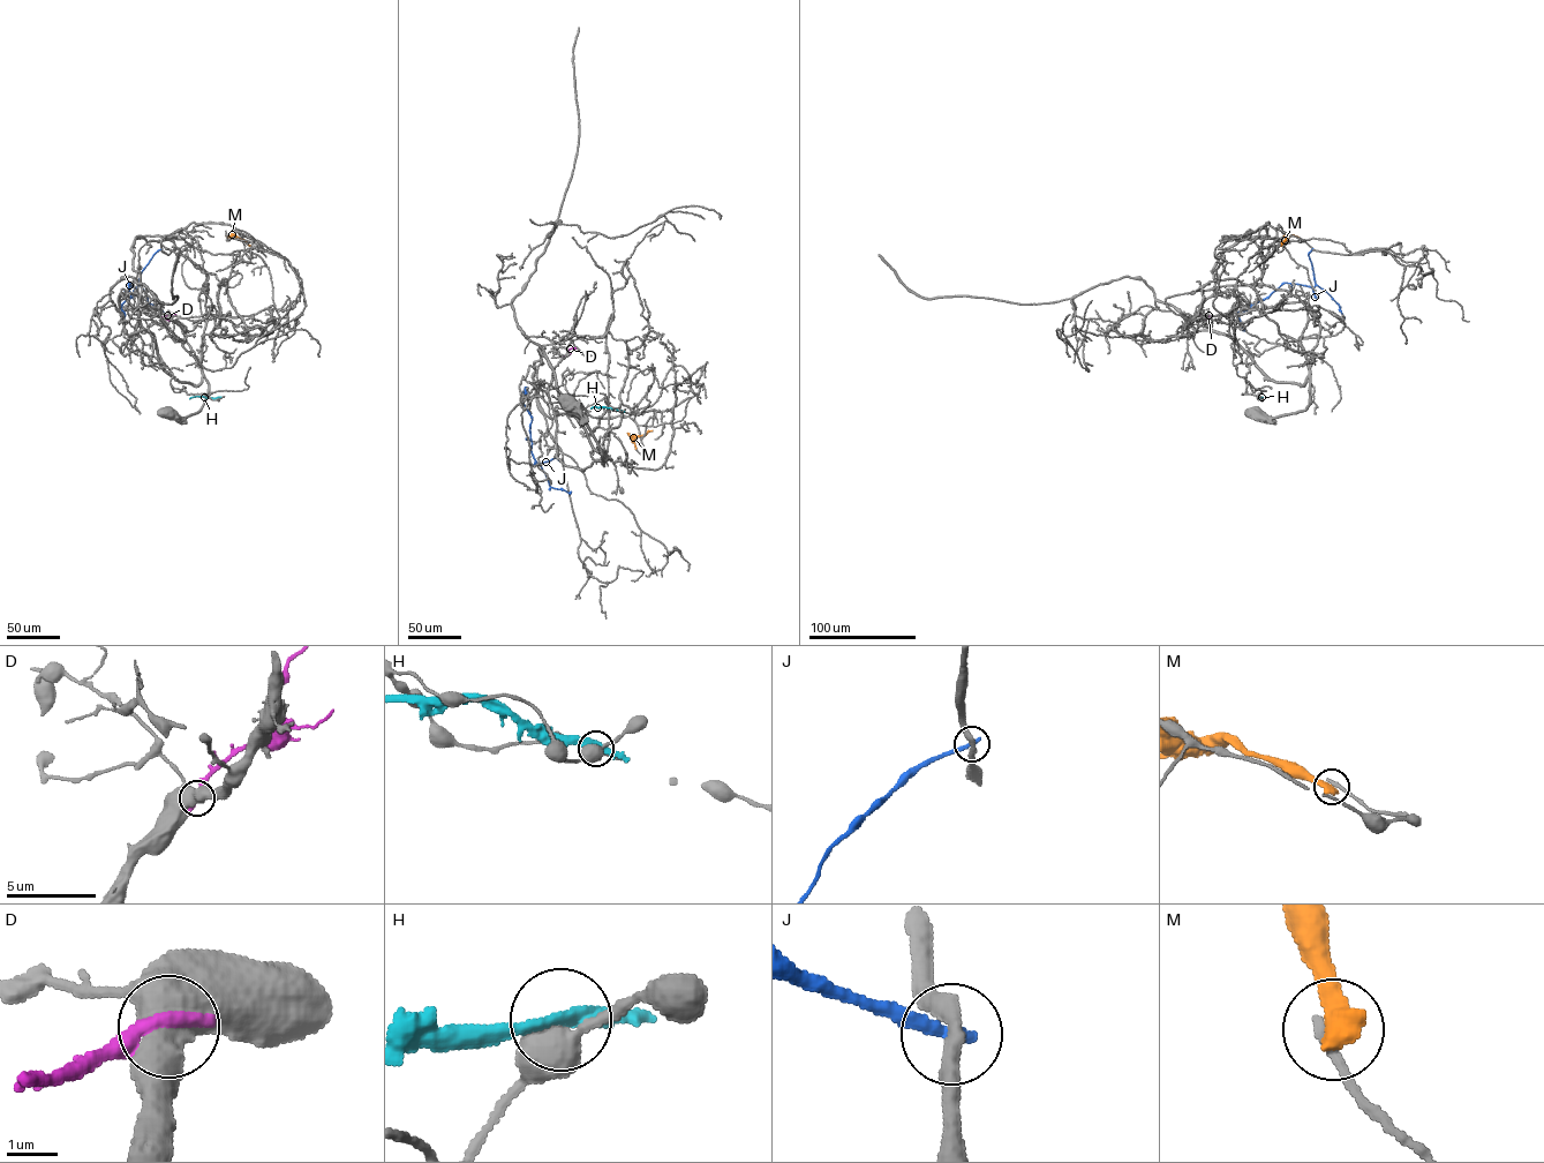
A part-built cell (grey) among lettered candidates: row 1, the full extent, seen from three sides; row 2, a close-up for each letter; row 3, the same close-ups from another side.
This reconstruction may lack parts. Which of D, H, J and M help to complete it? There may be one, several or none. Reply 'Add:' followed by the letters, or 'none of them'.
Add: none of them

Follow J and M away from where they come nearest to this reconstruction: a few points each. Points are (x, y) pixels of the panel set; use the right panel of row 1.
J: (1312, 249), (1308, 255), (1316, 285), (1311, 287), (1283, 283), (1249, 309), (1240, 310), (1239, 316), (1244, 331)
M: (1300, 238), (1289, 235), (1281, 246)

